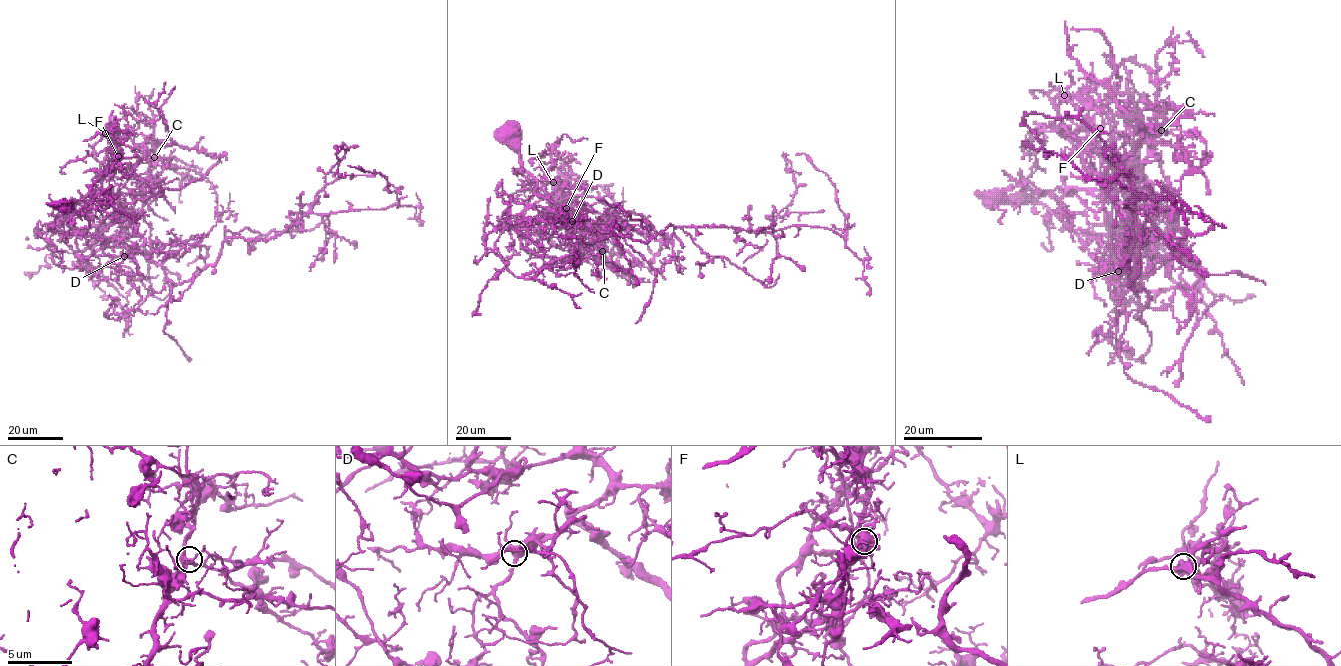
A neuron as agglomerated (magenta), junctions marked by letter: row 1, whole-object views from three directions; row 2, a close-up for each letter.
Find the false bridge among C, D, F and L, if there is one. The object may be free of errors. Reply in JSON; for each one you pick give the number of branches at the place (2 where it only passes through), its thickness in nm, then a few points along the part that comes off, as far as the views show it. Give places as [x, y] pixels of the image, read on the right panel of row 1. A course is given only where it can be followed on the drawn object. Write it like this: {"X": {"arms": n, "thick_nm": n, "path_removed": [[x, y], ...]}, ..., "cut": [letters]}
{"L": {"arms": 6, "thick_nm": 460, "path_removed": [[1063, 94], [1053, 99], [1056, 116], [1088, 169], [1105, 175], [1148, 129], [1117, 104], [1110, 54]]}, "cut": ["L"]}

